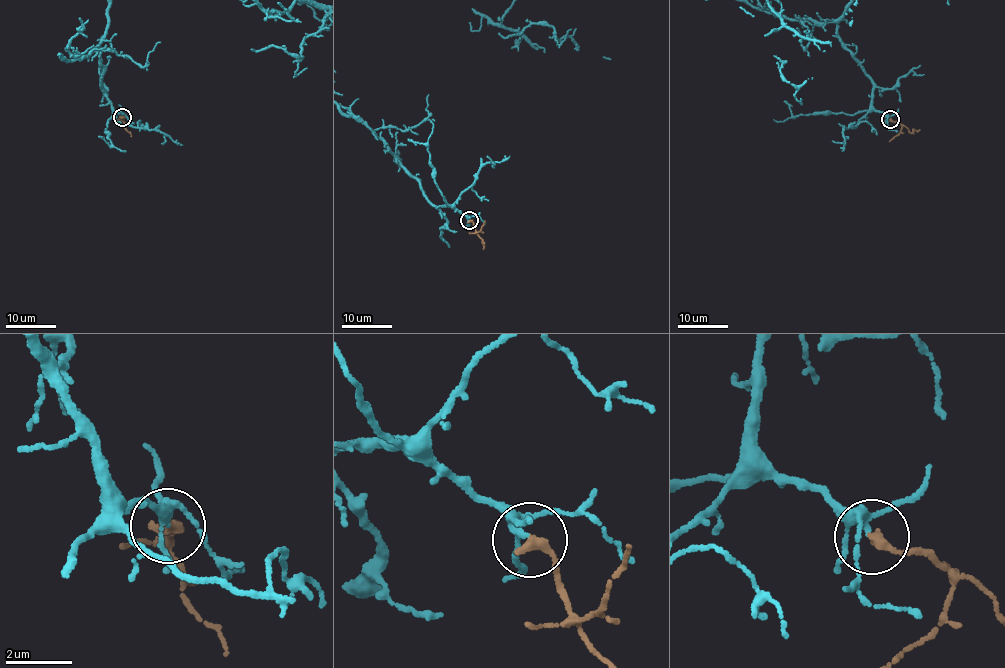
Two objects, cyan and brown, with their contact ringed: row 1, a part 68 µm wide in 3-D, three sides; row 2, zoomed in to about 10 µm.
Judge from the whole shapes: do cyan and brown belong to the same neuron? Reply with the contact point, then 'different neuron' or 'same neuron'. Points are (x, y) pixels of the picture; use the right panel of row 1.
(890, 119) | same neuron

